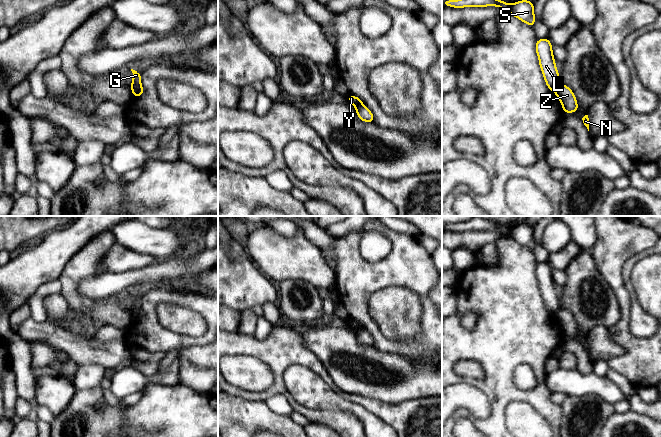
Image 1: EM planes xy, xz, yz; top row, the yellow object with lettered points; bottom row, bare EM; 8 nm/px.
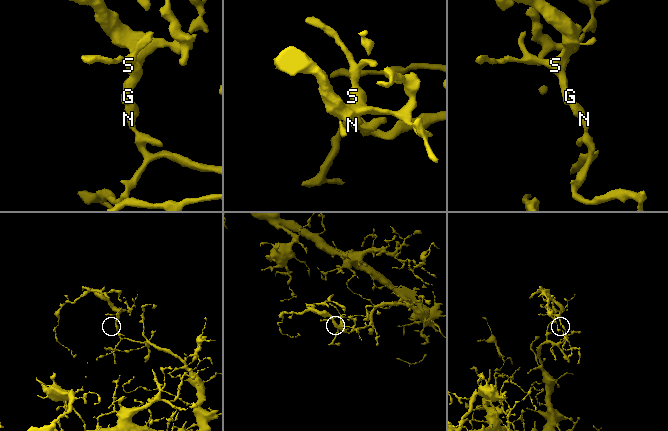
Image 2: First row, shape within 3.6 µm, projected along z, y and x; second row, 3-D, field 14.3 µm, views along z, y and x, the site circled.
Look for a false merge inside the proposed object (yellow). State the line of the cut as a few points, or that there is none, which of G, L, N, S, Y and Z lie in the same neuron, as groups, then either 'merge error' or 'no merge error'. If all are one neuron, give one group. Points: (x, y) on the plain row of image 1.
xy (140, 308), (132, 311) | G L S Y / N Z | merge error

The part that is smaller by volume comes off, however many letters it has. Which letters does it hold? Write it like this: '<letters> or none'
G, L, S, Y

